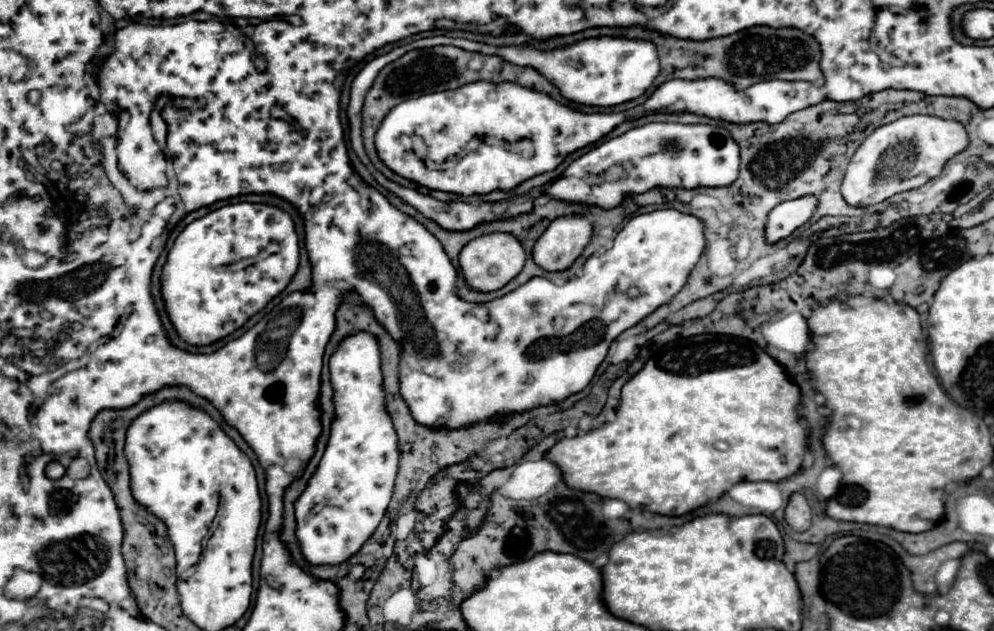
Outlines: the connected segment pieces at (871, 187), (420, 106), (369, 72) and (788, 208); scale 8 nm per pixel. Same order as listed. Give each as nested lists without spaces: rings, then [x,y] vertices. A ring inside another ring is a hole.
[[[912,115],[878,127],[858,147],[850,159],[842,181],[842,195],[850,205],[866,207],[888,197],[922,187],[926,181],[942,173],[946,161],[968,147],[968,133],[960,121],[940,119],[934,115]]]
[[[478,81],[478,83],[466,83],[466,87],[460,87],[454,91],[420,95],[418,99],[408,99],[406,103],[400,103],[382,121],[382,127],[375,135],[375,146],[386,167],[390,167],[398,175],[406,175],[406,179],[416,181],[418,185],[424,185],[432,190],[450,191],[458,195],[484,195],[496,189],[510,191],[534,175],[556,169],[566,159],[566,155],[590,143],[596,143],[606,133],[610,133],[616,125],[620,125],[624,119],[626,119],[626,113],[576,111],[568,105],[554,101],[542,91],[524,87],[520,83]],[[490,135],[502,139],[506,145],[490,145],[494,143],[494,137]],[[520,139],[532,141],[534,153],[530,157],[524,157],[508,149],[508,145]]]
[[[438,35],[418,41],[412,41],[408,45],[400,45],[396,49],[392,49],[386,55],[378,55],[374,57],[370,63],[364,65],[364,69],[356,75],[354,83],[352,83],[352,93],[350,93],[350,105],[348,105],[348,117],[354,119],[360,115],[366,91],[372,87],[378,71],[382,67],[386,67],[390,61],[402,57],[406,51],[418,49],[418,47],[436,47],[438,43],[450,43],[454,47],[462,47],[466,51],[478,51],[478,53],[488,53],[488,55],[502,55],[506,61],[522,65],[522,67],[534,67],[536,71],[540,71],[546,79],[550,79],[560,93],[574,101],[574,103],[582,103],[582,105],[602,105],[602,107],[610,107],[610,105],[618,105],[622,101],[630,101],[636,99],[638,95],[642,95],[652,81],[658,75],[658,51],[656,45],[648,39],[626,39],[626,37],[590,37],[590,39],[582,39],[576,41],[568,47],[562,49],[550,49],[550,51],[538,51],[532,45],[510,45],[510,47],[494,47],[494,45],[486,45],[486,43],[478,43],[478,41],[470,41],[470,39],[456,39],[456,37],[448,37]]]
[[[802,195],[798,199],[782,201],[780,205],[776,205],[768,215],[766,239],[770,243],[776,243],[788,237],[794,229],[798,229],[812,217],[816,203],[818,203],[816,195]]]

